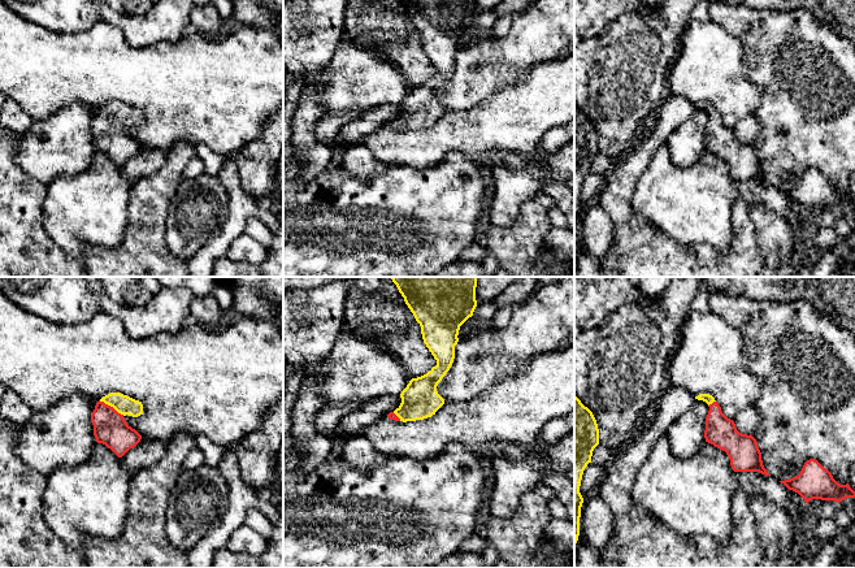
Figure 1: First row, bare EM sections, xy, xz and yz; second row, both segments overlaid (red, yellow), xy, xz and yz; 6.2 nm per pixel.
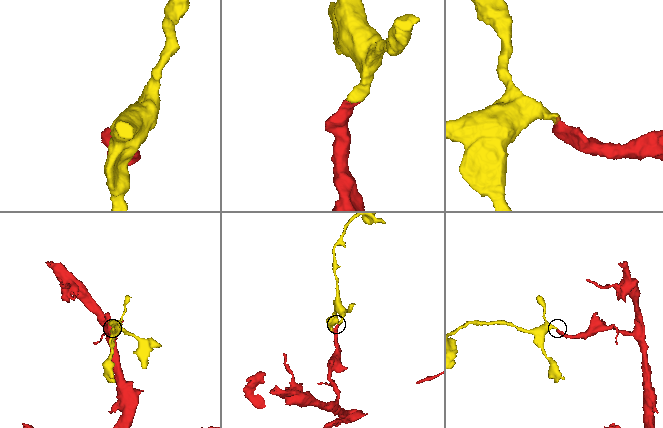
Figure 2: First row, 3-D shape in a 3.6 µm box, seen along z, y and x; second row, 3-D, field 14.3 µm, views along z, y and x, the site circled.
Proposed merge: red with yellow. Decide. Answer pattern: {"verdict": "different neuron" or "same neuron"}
{"verdict": "same neuron"}

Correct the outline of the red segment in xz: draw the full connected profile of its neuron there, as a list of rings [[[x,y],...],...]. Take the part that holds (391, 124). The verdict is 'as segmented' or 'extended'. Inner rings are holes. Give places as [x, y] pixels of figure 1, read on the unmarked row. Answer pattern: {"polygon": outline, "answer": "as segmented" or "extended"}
{"polygon": [[[399,0],[421,35],[424,52],[437,69],[426,83],[412,87],[402,100],[400,114],[387,123],[395,130],[431,126],[444,113],[437,95],[455,68],[460,35],[473,25],[476,0]]], "answer": "extended"}

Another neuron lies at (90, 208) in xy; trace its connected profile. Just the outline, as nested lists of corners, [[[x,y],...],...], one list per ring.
[[[96,152],[83,172],[55,178],[43,204],[49,238],[73,257],[87,246],[118,247],[127,227],[134,182],[103,152]]]

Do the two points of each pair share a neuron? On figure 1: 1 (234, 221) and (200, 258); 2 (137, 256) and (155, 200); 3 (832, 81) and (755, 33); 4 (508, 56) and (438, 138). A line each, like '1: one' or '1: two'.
1: one
2: one
3: one
4: two

